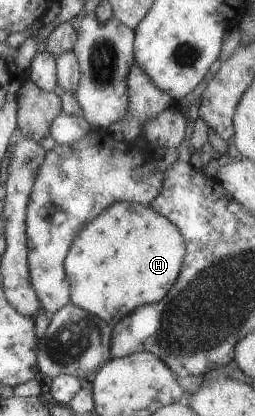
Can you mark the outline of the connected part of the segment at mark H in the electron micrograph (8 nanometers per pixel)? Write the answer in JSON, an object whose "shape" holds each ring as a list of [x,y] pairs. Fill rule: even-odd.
{"shape":[[[115,202],[81,228],[65,257],[71,303],[114,327],[137,307],[166,295],[186,254],[185,237],[168,218],[138,202]]]}

